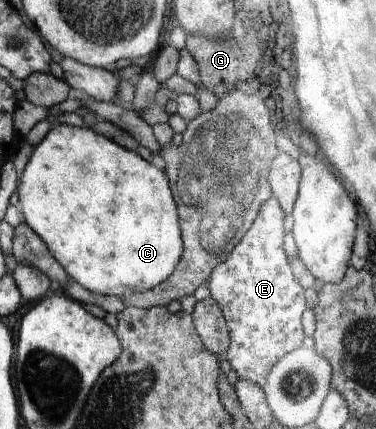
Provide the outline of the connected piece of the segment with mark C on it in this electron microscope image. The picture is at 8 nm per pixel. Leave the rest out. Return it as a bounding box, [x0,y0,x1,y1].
[18,124,183,298]

